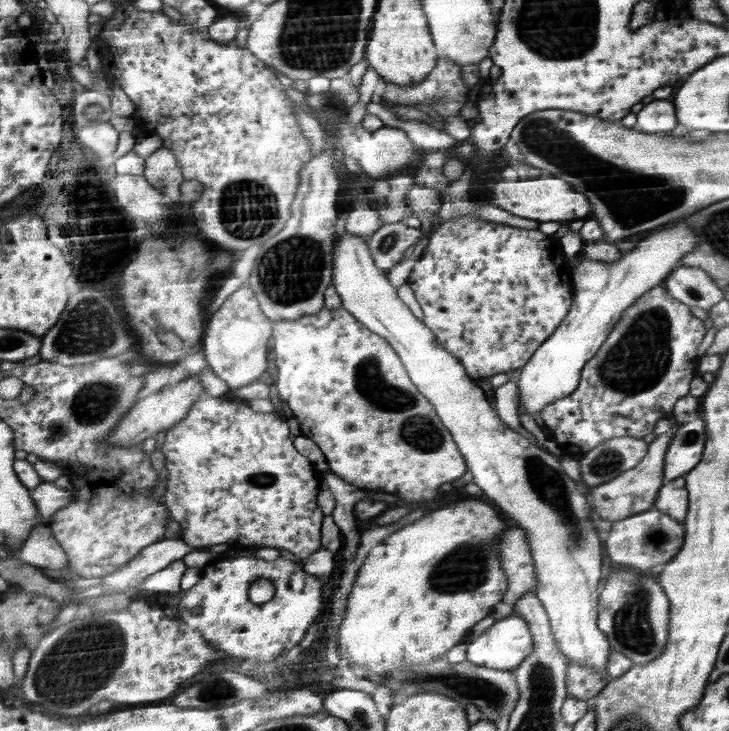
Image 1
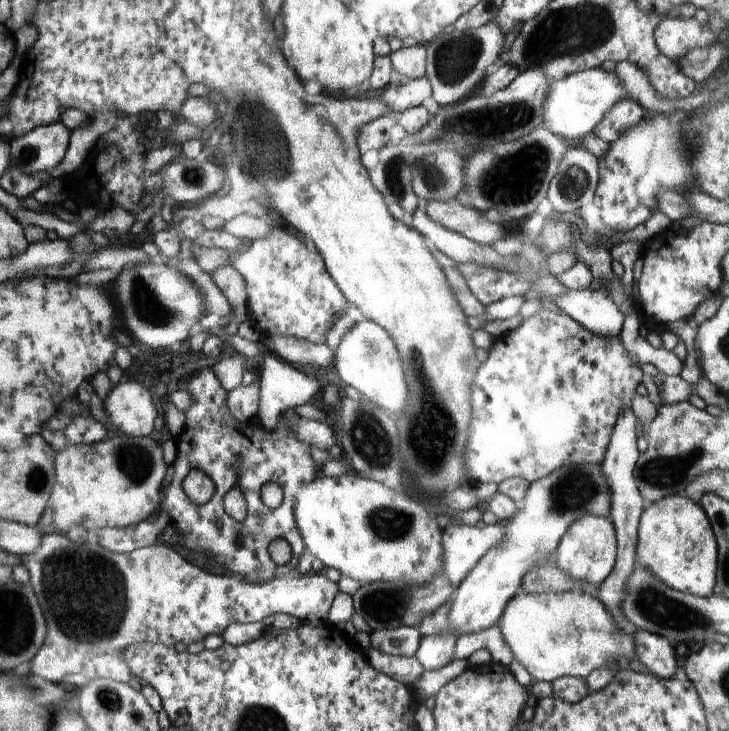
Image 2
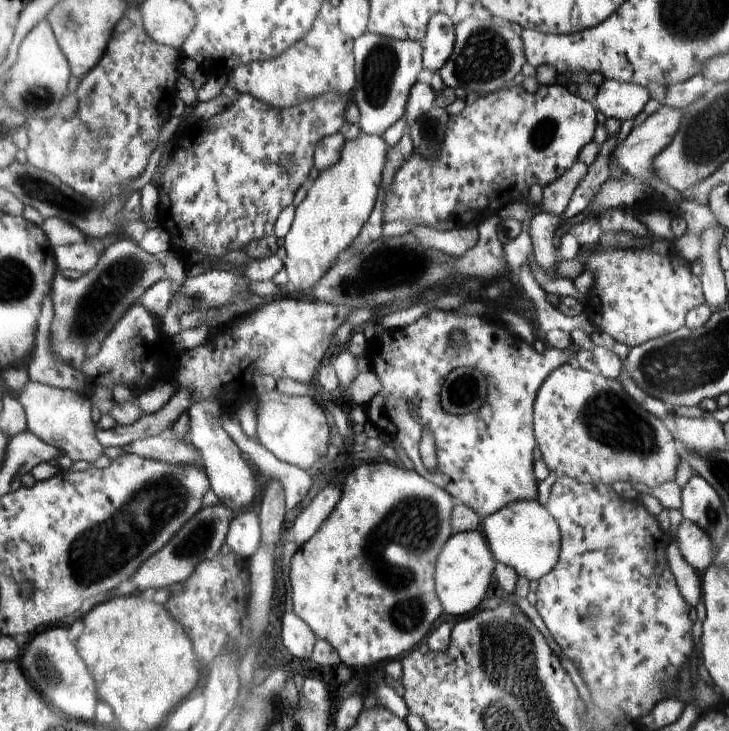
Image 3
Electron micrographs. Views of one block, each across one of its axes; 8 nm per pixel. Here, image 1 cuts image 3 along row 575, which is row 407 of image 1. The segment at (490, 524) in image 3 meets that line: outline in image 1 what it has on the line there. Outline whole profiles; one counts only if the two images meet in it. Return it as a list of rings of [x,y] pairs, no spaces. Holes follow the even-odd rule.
[[[678,222],[678,226],[668,226],[648,236],[640,244],[624,245],[622,256],[616,262],[596,262],[581,256],[574,270],[573,308],[560,328],[541,344],[528,364],[520,369],[517,408],[534,419],[546,407],[573,394],[580,385],[585,365],[597,354],[625,310],[638,297],[658,286],[672,272],[672,264],[678,266],[696,245],[698,236],[694,236],[684,222]]]

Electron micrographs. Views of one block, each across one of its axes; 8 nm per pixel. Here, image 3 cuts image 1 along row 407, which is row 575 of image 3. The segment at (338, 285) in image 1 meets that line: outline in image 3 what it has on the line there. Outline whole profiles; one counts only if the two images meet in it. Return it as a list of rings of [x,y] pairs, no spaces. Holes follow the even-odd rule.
[[[467,531],[452,534],[450,540],[444,544],[440,555],[437,557],[435,568],[435,588],[438,598],[445,612],[450,616],[462,617],[462,614],[472,614],[474,608],[480,606],[480,602],[486,596],[486,590],[492,580],[492,572],[498,561],[492,556],[492,548],[488,548],[489,542],[479,531]]]

